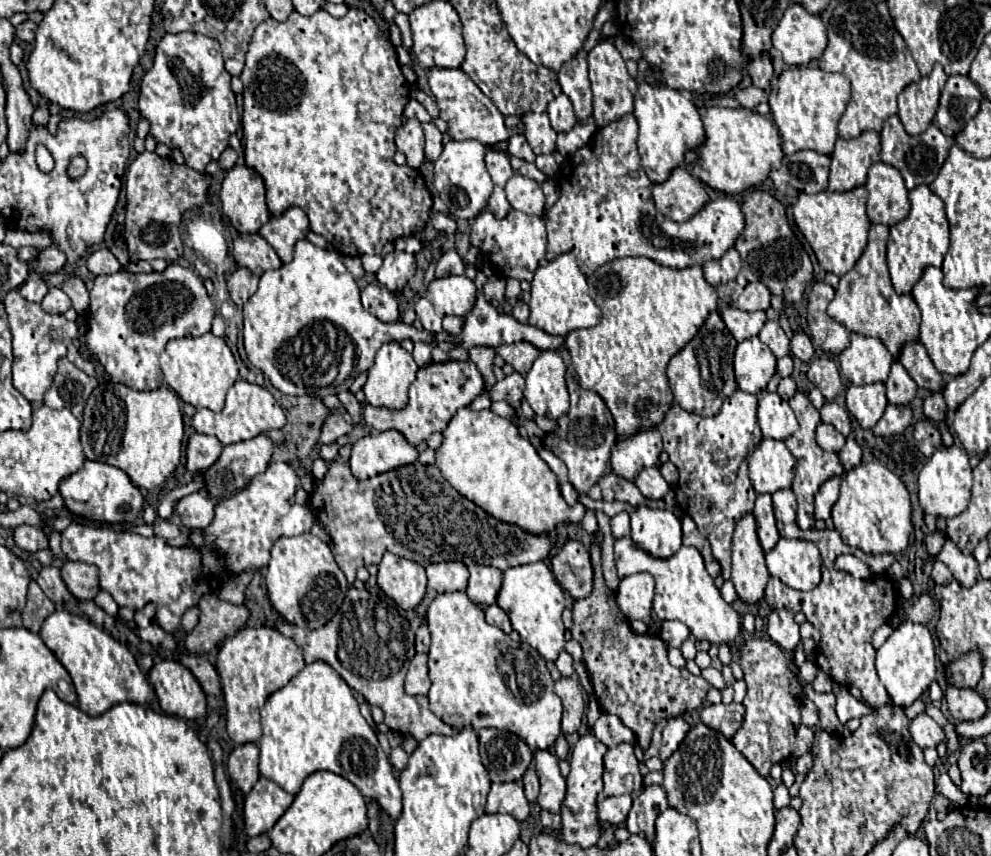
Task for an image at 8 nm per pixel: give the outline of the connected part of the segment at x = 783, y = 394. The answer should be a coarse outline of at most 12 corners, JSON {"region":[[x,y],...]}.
{"region":[[782,378],[778,394],[790,400],[796,392],[792,378]]}

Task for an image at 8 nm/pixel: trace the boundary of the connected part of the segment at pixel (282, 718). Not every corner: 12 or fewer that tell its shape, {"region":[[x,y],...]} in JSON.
{"region":[[308,664],[262,708],[260,774],[316,770],[392,820],[402,794],[352,688]]}

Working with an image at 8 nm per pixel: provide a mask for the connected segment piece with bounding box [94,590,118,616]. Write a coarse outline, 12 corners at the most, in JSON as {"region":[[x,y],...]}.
{"region":[[104,590],[98,592],[94,604],[108,614],[118,614],[118,604]]}

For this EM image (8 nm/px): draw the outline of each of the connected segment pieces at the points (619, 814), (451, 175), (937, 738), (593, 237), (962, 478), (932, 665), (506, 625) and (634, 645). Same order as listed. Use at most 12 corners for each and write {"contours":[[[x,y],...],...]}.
{"contours":[[[632,796],[598,802],[604,824],[620,824],[632,808]],[[450,140],[434,162],[434,190],[472,220],[494,184],[478,140]],[[928,714],[912,720],[910,734],[920,748],[944,742],[944,730]],[[632,114],[568,162],[548,260],[624,256],[688,268],[734,248],[734,198],[664,218]],[[940,446],[918,476],[924,514],[952,518],[970,504],[968,454]],[[902,622],[878,648],[890,702],[912,706],[936,678],[930,630]],[[492,604],[484,610],[486,622],[506,634],[512,632],[506,612]],[[602,578],[574,602],[600,708],[638,736],[698,708],[712,686],[630,630]]]}

